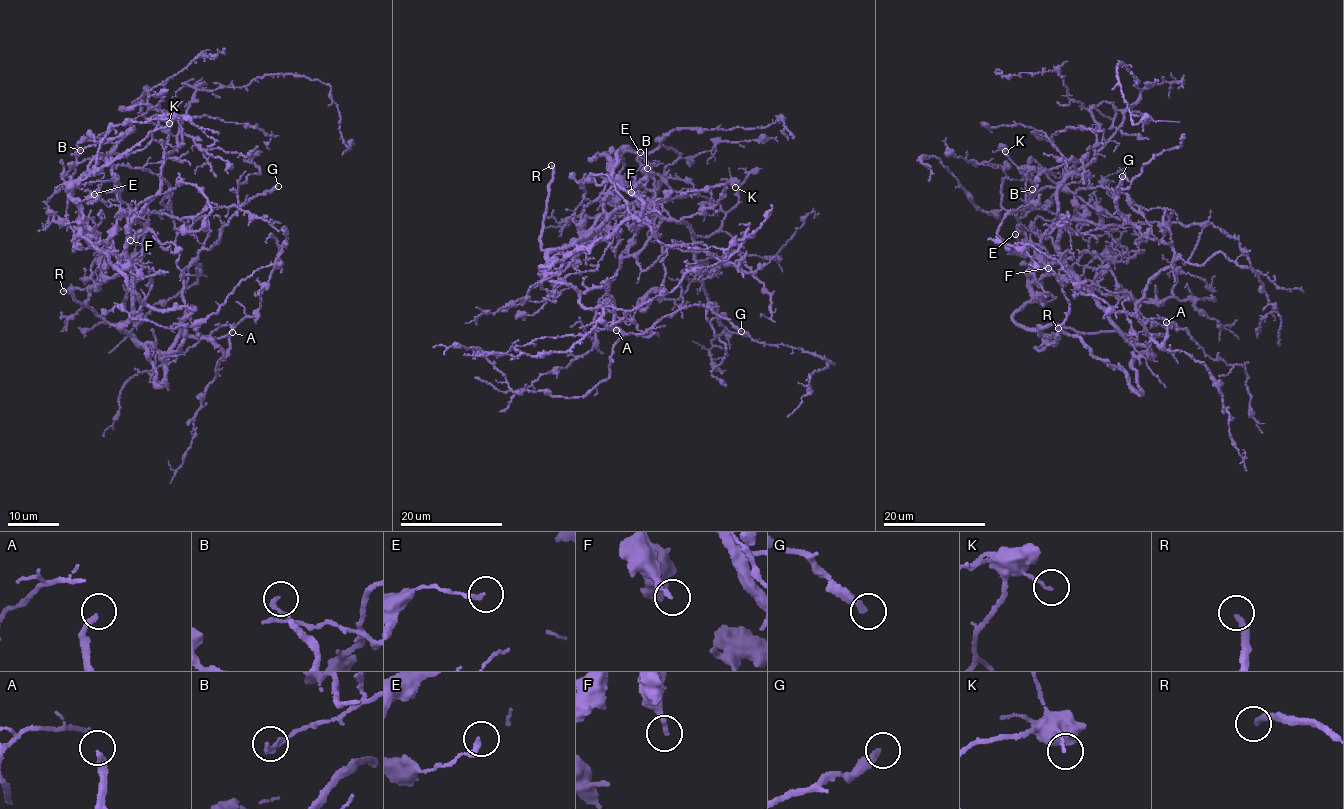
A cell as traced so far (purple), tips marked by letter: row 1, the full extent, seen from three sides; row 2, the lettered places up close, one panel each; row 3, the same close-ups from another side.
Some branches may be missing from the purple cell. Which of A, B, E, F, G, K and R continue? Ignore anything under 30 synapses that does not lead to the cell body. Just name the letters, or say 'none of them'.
A, R

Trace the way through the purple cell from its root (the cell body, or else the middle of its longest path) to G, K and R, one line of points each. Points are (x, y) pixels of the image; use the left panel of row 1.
G: (127, 257), (133, 304), (123, 329), (166, 352), (185, 311), (183, 270), (214, 246), (239, 207), (278, 186)
K: (127, 257), (83, 235), (83, 211), (69, 189), (122, 153), (146, 148), (161, 120), (169, 123)
R: (127, 257), (134, 287), (133, 304), (124, 322), (110, 325), (92, 308), (63, 291)

